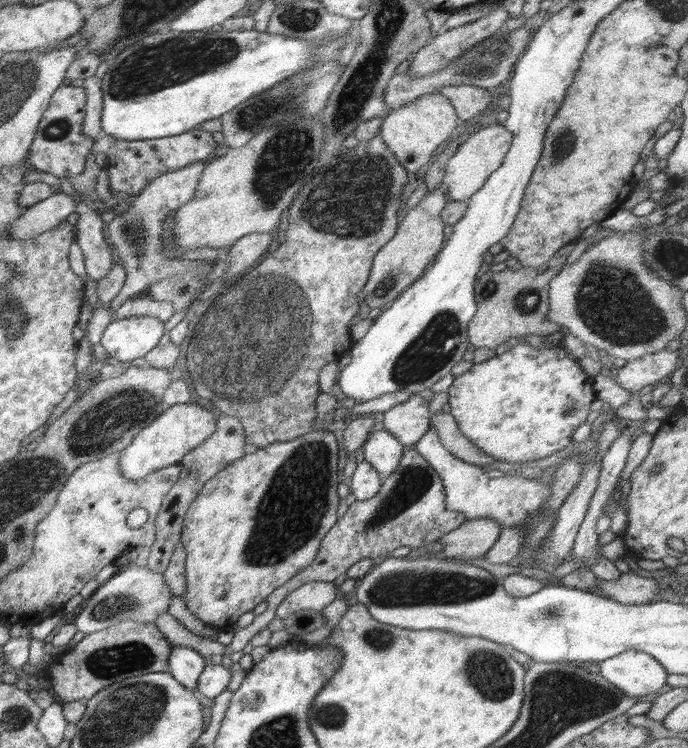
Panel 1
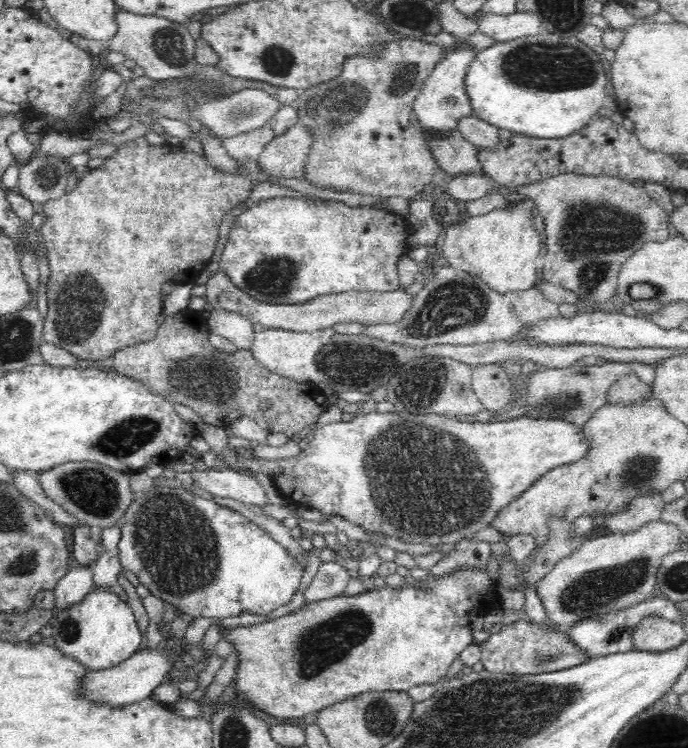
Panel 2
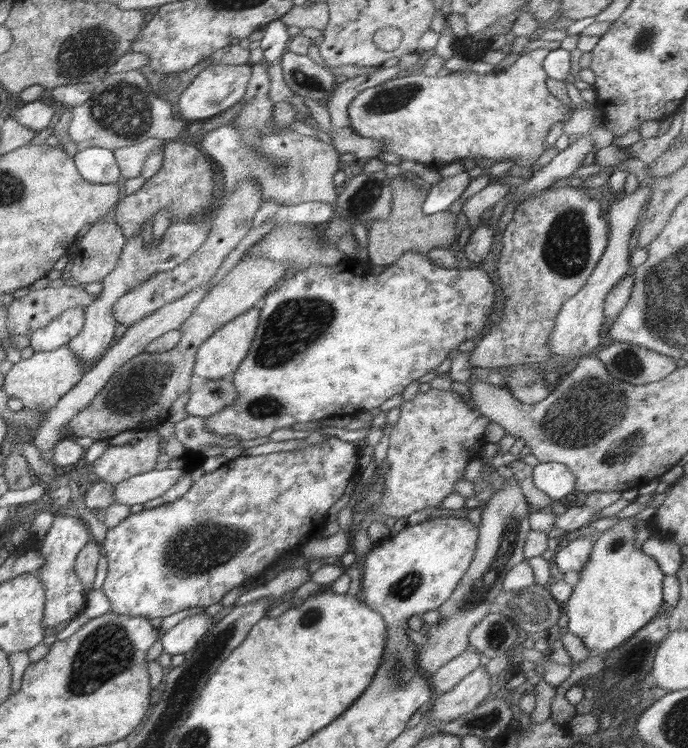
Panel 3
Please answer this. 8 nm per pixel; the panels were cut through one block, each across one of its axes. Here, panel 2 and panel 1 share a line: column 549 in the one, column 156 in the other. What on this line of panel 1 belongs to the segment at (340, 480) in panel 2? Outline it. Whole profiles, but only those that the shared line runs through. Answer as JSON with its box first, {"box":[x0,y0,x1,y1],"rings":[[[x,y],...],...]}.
{"box":[119,402,216,481],"rings":[[[188,402],[167,407],[154,422],[146,425],[134,436],[129,445],[119,452],[122,477],[138,481],[146,479],[146,476],[160,471],[161,468],[179,464],[188,452],[212,435],[214,429],[216,429],[216,416],[196,403]]]}

